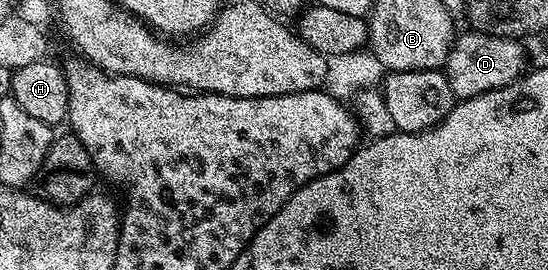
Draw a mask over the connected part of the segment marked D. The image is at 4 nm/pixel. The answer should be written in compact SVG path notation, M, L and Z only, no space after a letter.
M477 32L459 33L446 57L444 73L455 99L475 98L484 92L504 88L521 78L526 66L526 50L521 41L497 38Z

